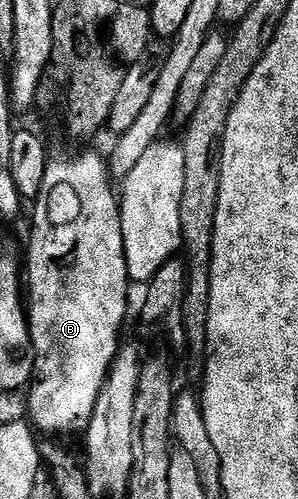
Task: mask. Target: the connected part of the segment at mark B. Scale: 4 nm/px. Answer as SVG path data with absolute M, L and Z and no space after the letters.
M96 151L68 155L65 159L52 157L46 177L42 177L42 189L34 200L36 224L28 243L28 259L26 255L26 314L38 378L26 391L27 418L37 432L45 431L48 437L87 430L108 370L122 345L116 331L123 329L128 315L130 280L123 248L120 199L115 190L112 192L111 181L109 164Z

